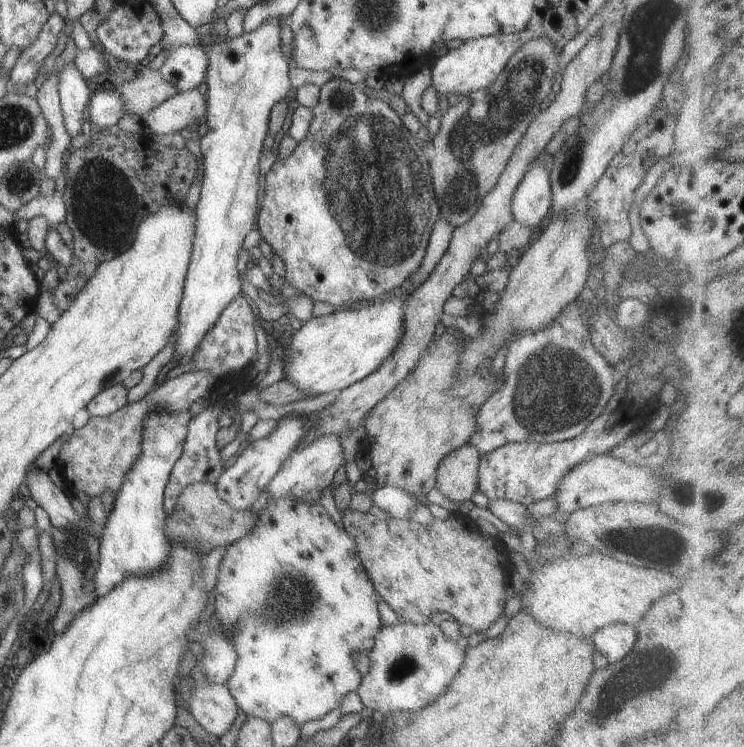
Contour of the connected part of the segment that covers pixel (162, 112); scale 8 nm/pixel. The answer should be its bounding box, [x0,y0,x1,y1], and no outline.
[142,89,207,134]

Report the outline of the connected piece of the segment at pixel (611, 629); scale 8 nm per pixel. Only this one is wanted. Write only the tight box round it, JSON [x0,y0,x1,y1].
[591,623,637,663]

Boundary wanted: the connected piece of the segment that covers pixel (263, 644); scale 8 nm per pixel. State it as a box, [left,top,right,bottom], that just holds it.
[197,499,383,727]

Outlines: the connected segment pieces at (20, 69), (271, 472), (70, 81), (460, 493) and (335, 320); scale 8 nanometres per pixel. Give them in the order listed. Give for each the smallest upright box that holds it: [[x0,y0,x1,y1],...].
[[9,14,64,85],[215,414,304,511],[59,62,93,136],[435,443,480,502],[284,291,409,396]]

